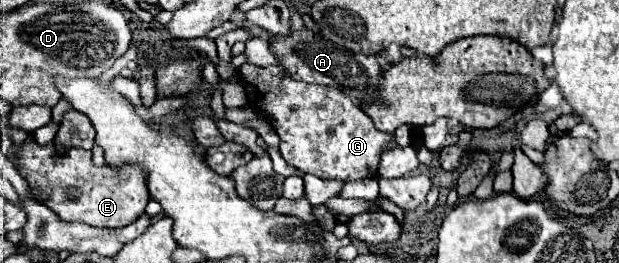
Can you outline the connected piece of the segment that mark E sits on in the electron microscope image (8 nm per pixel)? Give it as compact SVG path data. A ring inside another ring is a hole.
M30 134L30 140L26 140L22 146L16 146L16 156L18 168L22 176L28 180L28 186L32 188L32 196L38 202L42 196L42 204L54 210L64 222L84 222L96 228L128 226L144 214L146 204L150 200L144 174L138 166L98 168L92 164L90 150L72 148L68 154L62 156L56 152L54 144L40 148ZM68 186L76 186L80 190L80 196L76 200L66 194Z

